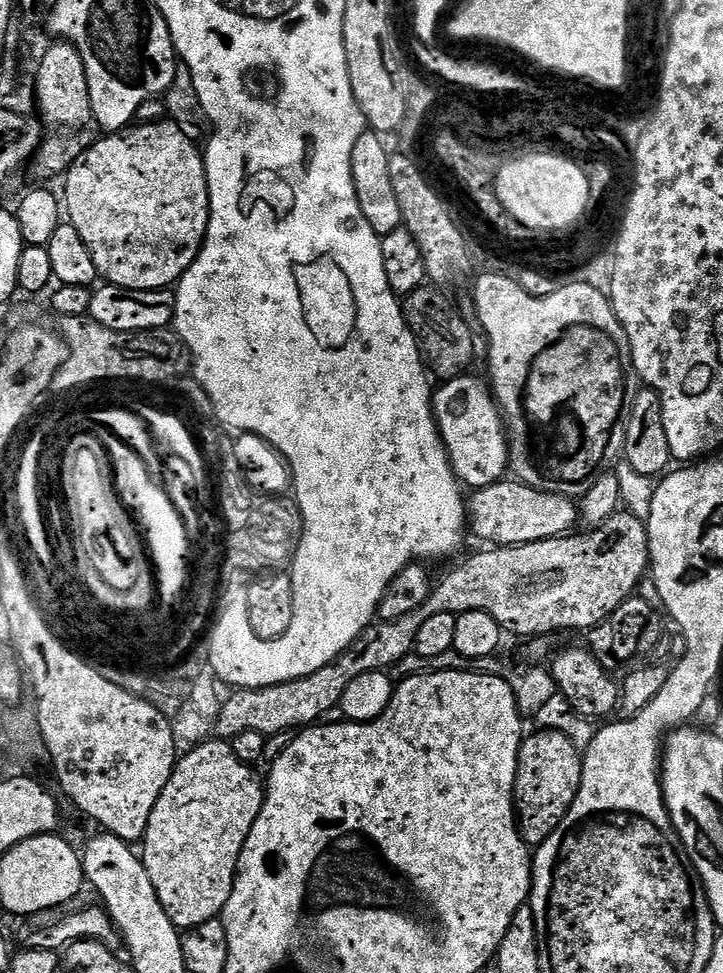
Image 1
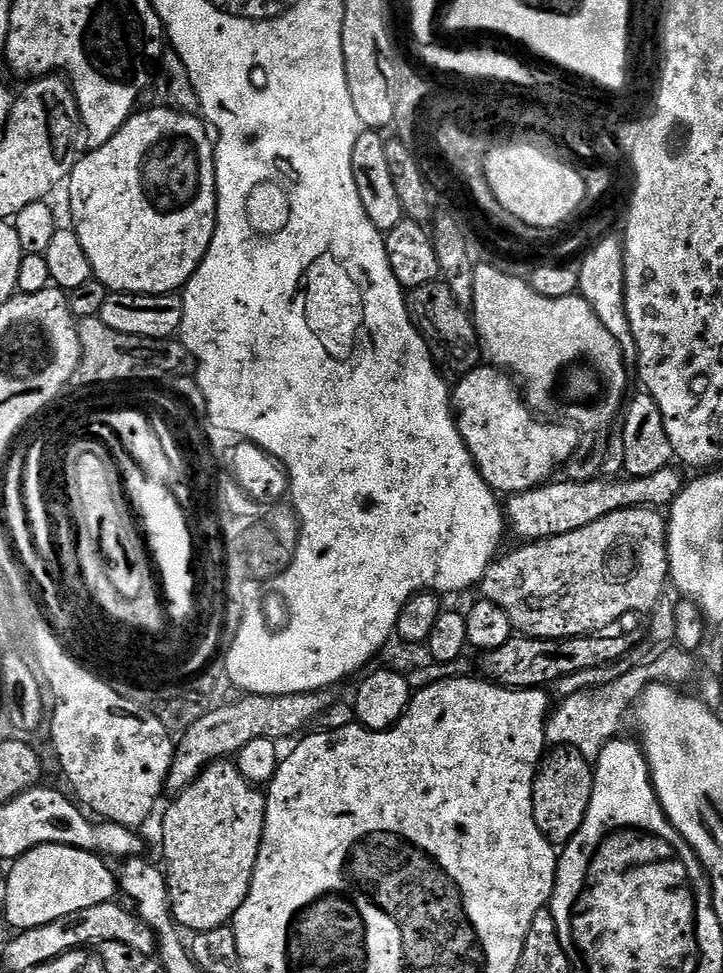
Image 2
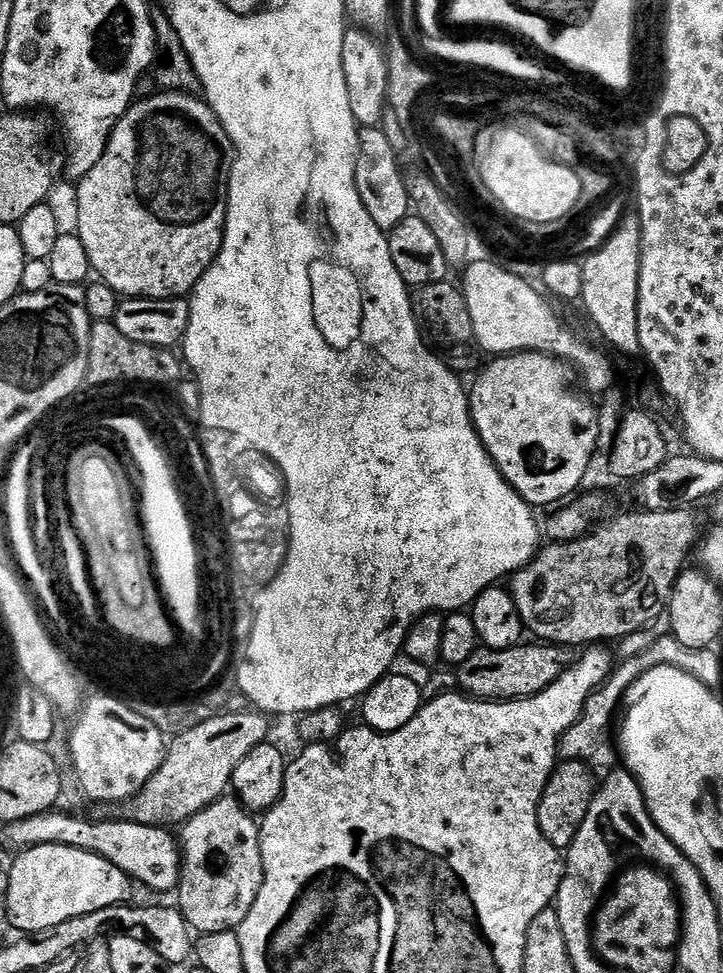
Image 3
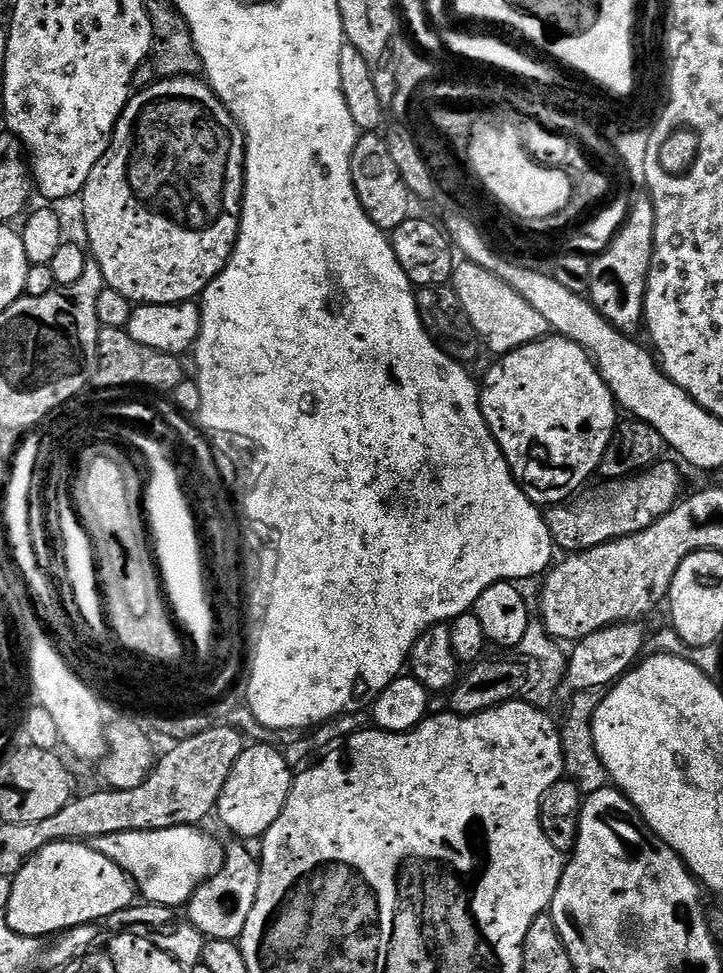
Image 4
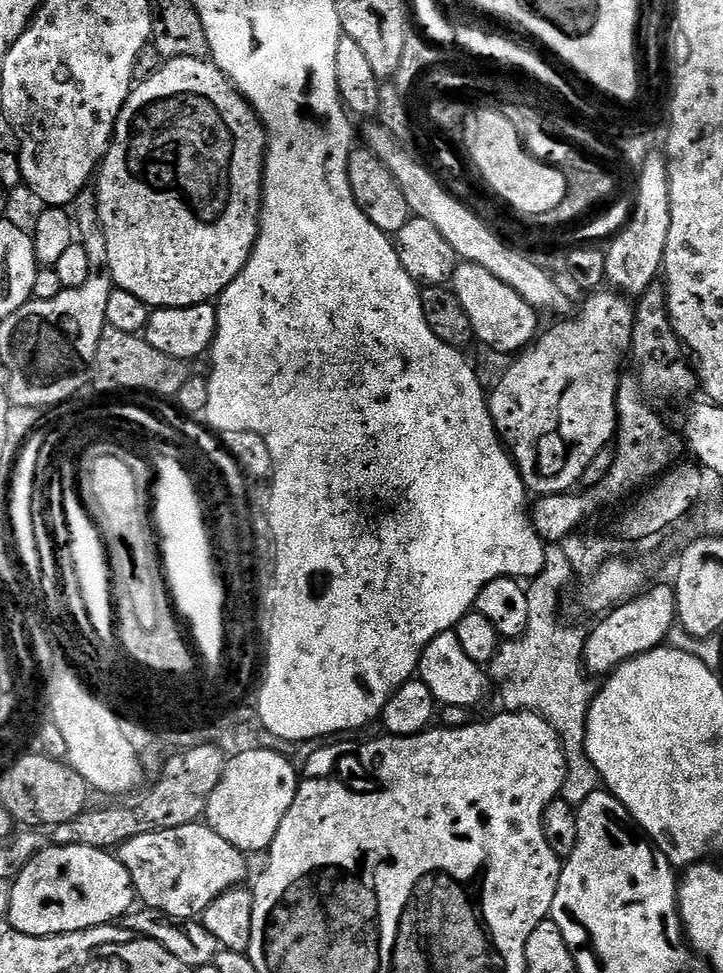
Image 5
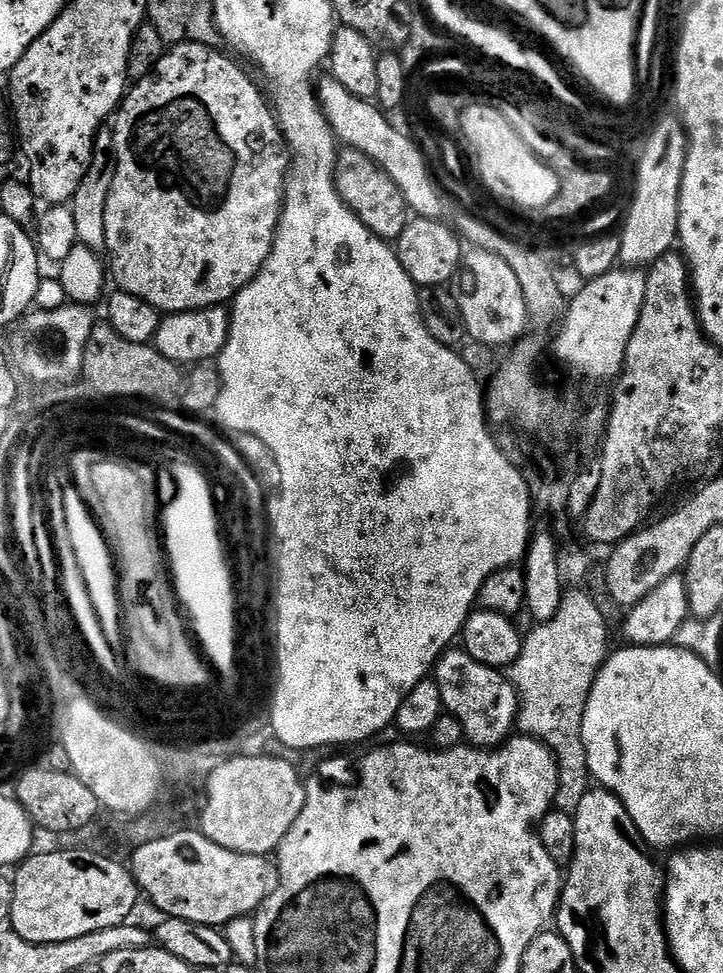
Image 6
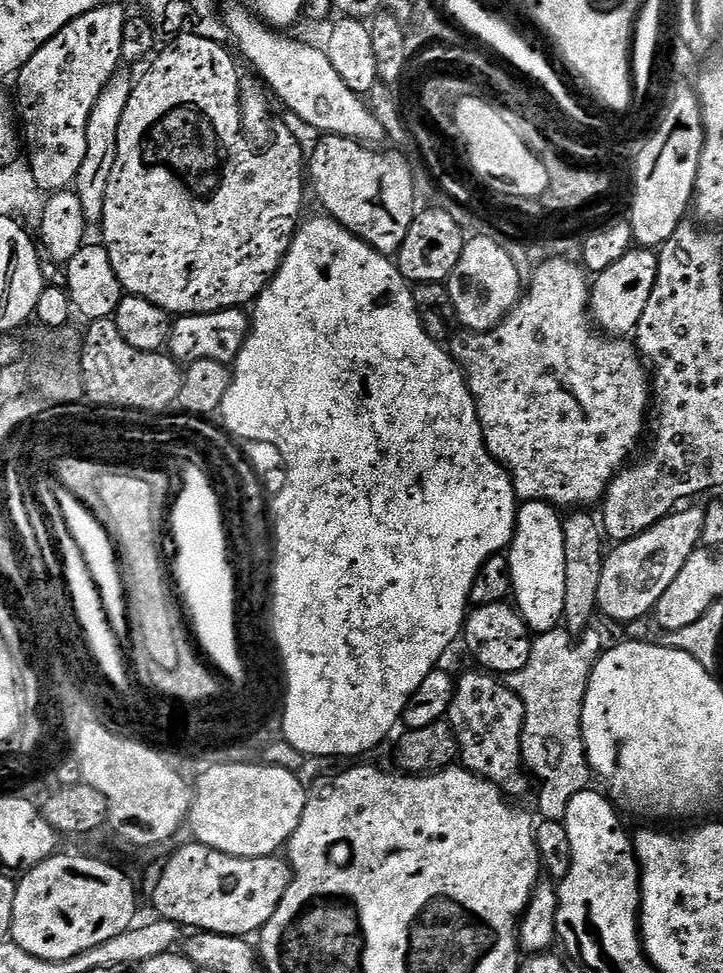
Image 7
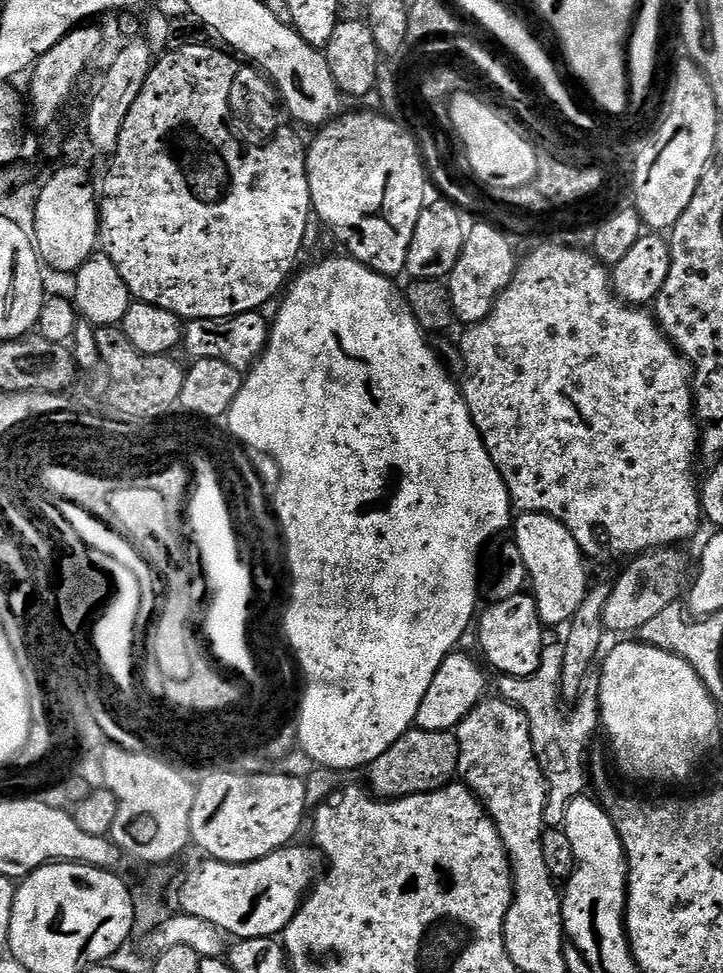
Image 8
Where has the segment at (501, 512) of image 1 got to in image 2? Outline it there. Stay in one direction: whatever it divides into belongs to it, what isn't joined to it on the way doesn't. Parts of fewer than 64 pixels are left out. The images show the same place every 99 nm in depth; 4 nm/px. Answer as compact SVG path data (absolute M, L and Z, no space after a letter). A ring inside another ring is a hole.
M669 466L658 470L658 474L649 476L634 476L631 478L605 479L597 478L595 480L569 480L567 478L557 479L555 482L541 484L538 488L531 488L525 492L517 492L509 495L506 500L506 524L519 539L524 542L534 540L545 540L551 536L561 536L570 534L570 530L582 530L582 526L590 526L590 522L598 522L598 518L606 518L606 514L617 512L623 508L654 508L657 510L667 509L674 501L681 488L684 487L685 477L680 477L675 472L675 467Z

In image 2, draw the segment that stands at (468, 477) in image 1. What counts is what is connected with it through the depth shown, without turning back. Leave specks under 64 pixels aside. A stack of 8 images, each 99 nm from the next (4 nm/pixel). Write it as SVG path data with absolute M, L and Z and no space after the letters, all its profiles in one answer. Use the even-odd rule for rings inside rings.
M481 366L459 377L450 395L452 414L474 458L476 469L482 474L484 481L491 486L492 491L497 494L525 492L531 488L538 488L541 484L549 483L557 475L555 474L556 467L559 464L560 467L567 465L580 441L580 433L575 428L565 426L560 422L545 422L537 418L532 409L525 404L517 381L509 373L495 366Z

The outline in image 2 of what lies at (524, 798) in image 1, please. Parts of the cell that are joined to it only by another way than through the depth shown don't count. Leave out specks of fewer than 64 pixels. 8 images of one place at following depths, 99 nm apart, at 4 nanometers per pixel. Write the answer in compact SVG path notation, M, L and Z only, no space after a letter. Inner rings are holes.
M556 746L540 761L532 786L532 817L549 841L567 842L582 826L592 793L593 765L577 748Z

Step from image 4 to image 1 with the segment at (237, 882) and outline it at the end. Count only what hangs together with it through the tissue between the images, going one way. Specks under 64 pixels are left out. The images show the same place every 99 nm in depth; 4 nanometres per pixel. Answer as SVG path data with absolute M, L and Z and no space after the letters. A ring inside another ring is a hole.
M208 738L185 752L188 753L185 756L183 753L177 759L176 769L170 782L166 782L158 802L154 802L142 841L144 869L146 874L150 874L150 882L154 882L158 902L162 902L170 922L177 930L210 922L223 913L236 881L242 846L246 838L250 838L250 830L264 805L266 791L265 781L256 777L257 769L242 762L227 739Z

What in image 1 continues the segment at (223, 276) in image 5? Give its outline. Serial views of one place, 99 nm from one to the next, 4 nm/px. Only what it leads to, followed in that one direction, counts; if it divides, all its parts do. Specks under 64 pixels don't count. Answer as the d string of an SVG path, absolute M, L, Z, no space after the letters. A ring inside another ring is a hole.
M168 118L155 124L137 123L135 126L122 128L118 132L101 135L96 143L85 148L84 153L68 168L62 180L64 183L62 204L66 209L67 219L74 226L74 230L78 230L78 234L82 234L82 242L86 242L86 250L90 250L90 254L94 258L97 273L107 283L130 290L154 290L155 288L168 290L184 277L184 272L198 258L200 247L204 244L204 236L208 232L208 217L212 203L208 197L204 154L199 147L196 149L196 145L198 144L195 139L187 137L179 126Z

